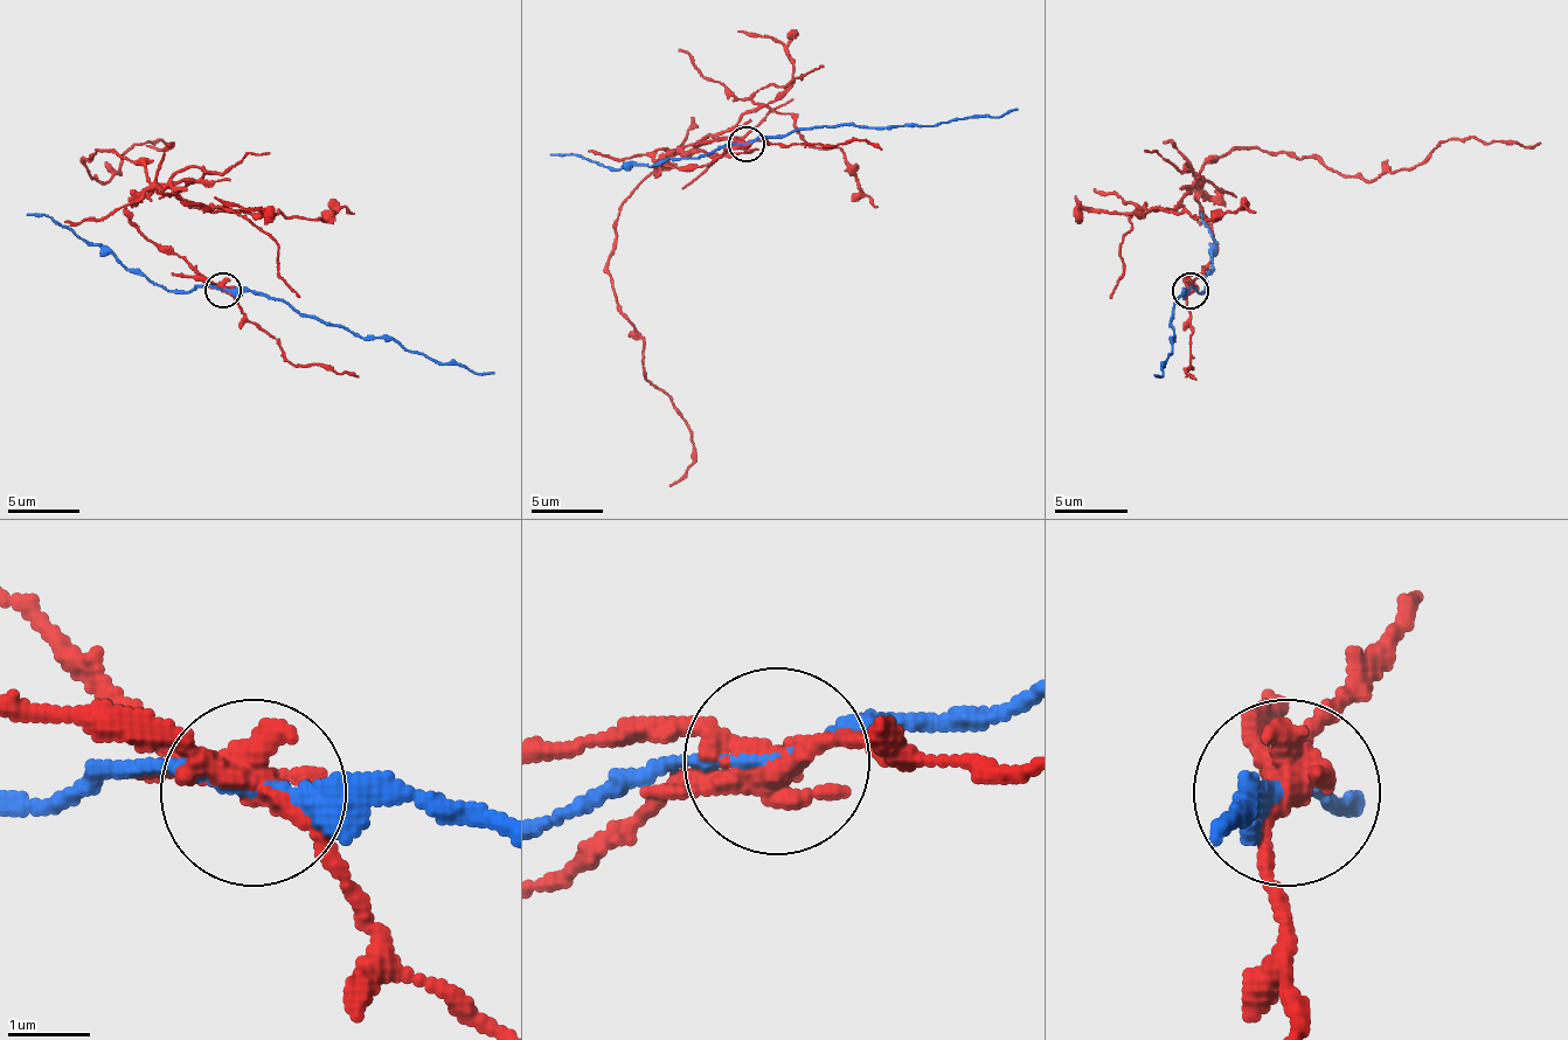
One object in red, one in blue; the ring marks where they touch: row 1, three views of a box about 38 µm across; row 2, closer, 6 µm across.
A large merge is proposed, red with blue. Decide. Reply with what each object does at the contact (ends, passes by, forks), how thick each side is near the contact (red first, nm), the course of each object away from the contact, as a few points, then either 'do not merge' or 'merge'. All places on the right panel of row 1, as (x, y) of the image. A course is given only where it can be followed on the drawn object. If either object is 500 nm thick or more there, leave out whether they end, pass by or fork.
red forks there; blue passes by; 320 nm thick on the red side, 160 nm on the other; red runs (1191, 291), (1213, 258), (1199, 171), (1235, 150), (1316, 157), (1366, 179), (1414, 171), (1450, 138), (1541, 141); blue runs (1191, 291), (1177, 299), (1170, 325), (1173, 339), (1161, 365), (1161, 375), (1154, 375); do not merge

